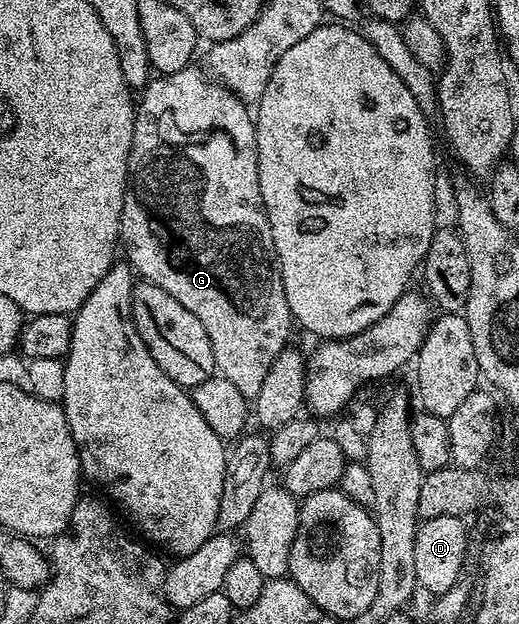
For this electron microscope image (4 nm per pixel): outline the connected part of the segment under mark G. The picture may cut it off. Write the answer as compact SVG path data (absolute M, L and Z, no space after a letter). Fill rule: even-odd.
M187 67L168 73L158 75L147 84L146 88L141 90L140 100L136 105L134 114L134 134L132 135L132 147L130 148L130 168L128 170L128 180L126 183L126 194L124 195L124 207L122 208L122 228L120 230L120 241L126 245L125 260L132 266L135 274L141 280L156 283L156 287L164 287L164 291L168 291L168 295L172 295L176 299L176 303L184 303L184 307L188 307L188 311L192 311L192 315L196 315L196 319L200 319L200 323L204 323L204 331L208 331L208 339L212 343L212 355L214 356L214 368L217 376L228 379L228 383L232 383L236 387L236 391L240 391L240 395L244 395L248 399L253 399L256 395L260 395L260 386L264 384L264 379L268 375L268 367L272 367L272 363L276 363L276 355L280 355L280 351L287 348L290 337L290 325L292 326L292 318L290 316L290 308L288 307L288 299L284 295L284 287L282 286L282 274L278 272L278 258L274 256L274 240L272 239L272 227L268 223L268 215L264 211L264 203L260 195L260 179L258 178L258 140L254 134L256 124L255 118L248 110L247 102L241 101L230 89L225 85L219 85L217 81L211 79L205 72L202 73L195 67Z

